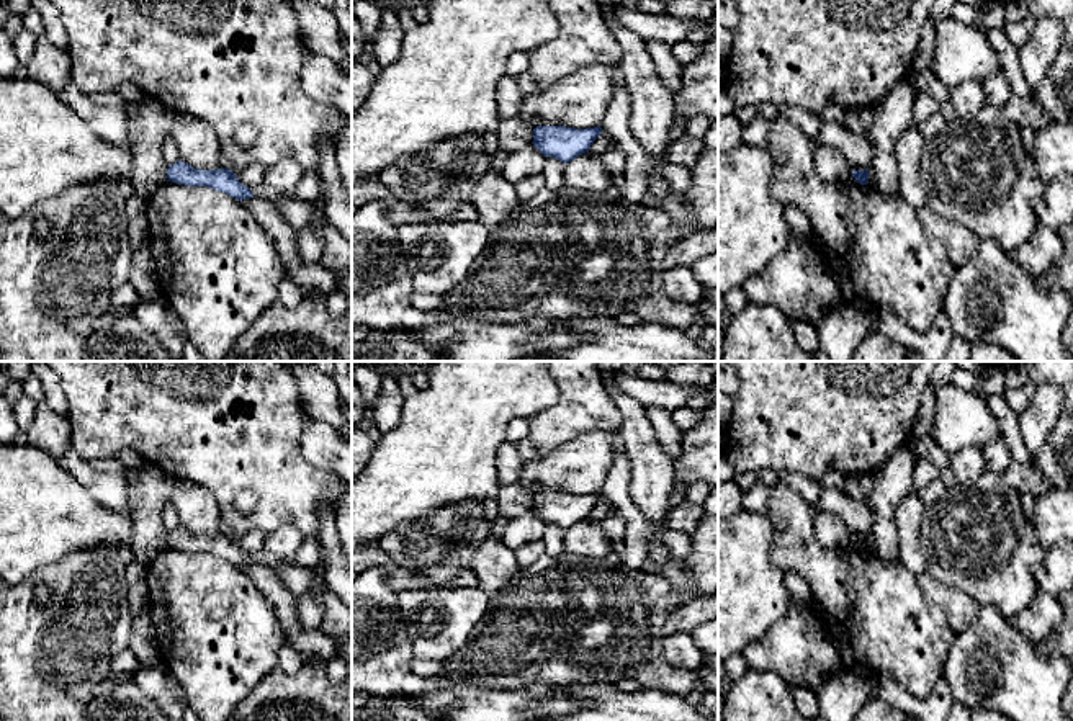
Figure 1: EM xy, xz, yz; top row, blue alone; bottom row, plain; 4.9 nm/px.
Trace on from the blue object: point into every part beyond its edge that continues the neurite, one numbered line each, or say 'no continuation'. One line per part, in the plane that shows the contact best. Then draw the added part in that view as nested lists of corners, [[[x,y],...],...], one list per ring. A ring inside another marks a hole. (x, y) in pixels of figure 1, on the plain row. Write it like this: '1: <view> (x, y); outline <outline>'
no continuation

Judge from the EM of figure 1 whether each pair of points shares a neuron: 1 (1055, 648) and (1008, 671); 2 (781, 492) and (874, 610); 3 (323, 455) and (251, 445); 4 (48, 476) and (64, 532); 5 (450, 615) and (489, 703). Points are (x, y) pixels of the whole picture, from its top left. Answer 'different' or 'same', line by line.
1: different
2: same
3: different
4: same
5: different

